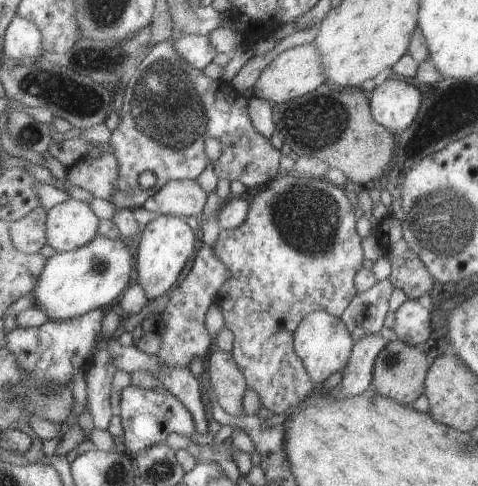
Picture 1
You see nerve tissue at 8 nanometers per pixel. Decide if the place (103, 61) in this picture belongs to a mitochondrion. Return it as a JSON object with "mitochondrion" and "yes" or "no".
{"mitochondrion":"yes"}

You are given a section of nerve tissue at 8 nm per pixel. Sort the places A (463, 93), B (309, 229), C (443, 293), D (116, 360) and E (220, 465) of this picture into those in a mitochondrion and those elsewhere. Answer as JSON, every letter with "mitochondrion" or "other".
{"A":"other","B":"mitochondrion","C":"other","D":"other","E":"other"}

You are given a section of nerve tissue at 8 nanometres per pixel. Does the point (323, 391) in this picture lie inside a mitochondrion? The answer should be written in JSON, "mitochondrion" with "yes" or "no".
{"mitochondrion":"no"}

